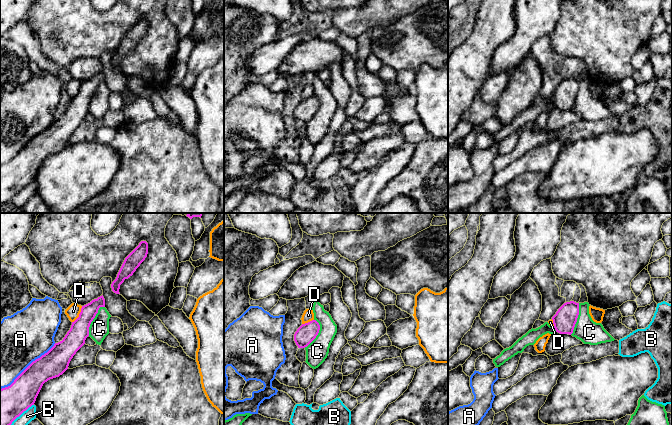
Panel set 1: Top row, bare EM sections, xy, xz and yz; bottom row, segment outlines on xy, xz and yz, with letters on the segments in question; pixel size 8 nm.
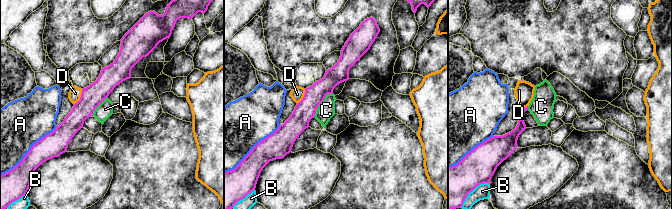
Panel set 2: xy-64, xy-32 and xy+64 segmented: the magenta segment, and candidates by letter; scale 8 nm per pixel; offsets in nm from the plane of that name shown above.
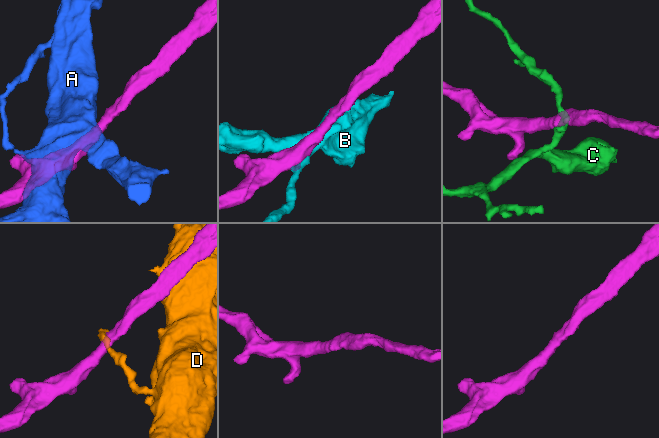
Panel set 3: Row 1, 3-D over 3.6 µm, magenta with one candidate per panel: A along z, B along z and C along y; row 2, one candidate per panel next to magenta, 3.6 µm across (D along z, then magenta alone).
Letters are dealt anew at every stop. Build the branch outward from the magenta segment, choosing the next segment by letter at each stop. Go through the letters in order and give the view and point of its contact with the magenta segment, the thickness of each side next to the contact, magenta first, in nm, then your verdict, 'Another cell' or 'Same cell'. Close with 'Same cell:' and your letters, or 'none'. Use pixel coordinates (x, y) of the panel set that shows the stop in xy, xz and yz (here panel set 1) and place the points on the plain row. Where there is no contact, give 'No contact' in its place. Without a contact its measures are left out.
A: Touches magenta at xy (27, 143). Thickness 240 nm (magenta) against 480 nm. Another cell
B: Touches magenta at xy (21, 189). Thickness 300 nm (magenta) against 100 nm. Another cell
C: Touches magenta at xy (93, 94). Thickness 160 nm (magenta) against 160 nm. Another cell
D: Touches magenta at xy (79, 90). Thickness 160 nm (magenta) against 110 nm. Another cell
Same cell: none

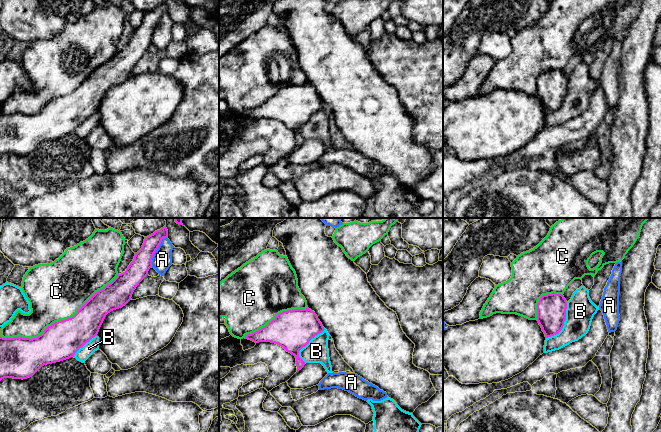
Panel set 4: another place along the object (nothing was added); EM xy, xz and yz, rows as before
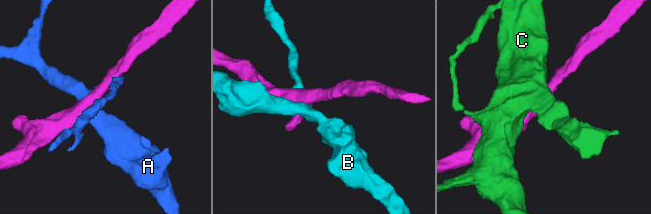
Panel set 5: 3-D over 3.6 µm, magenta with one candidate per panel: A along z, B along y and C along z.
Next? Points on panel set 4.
A: Touches magenta at xy (156, 25). Thickness 160 nm (magenta) against 160 nm. Another cell
B: Touches magenta at yz (563, 99). Thickness 240 nm (magenta) against 220 nm. Another cell
C: Touches magenta at xy (59, 97). Thickness 300 nm (magenta) against 460 nm. Another cell
Same cell: none

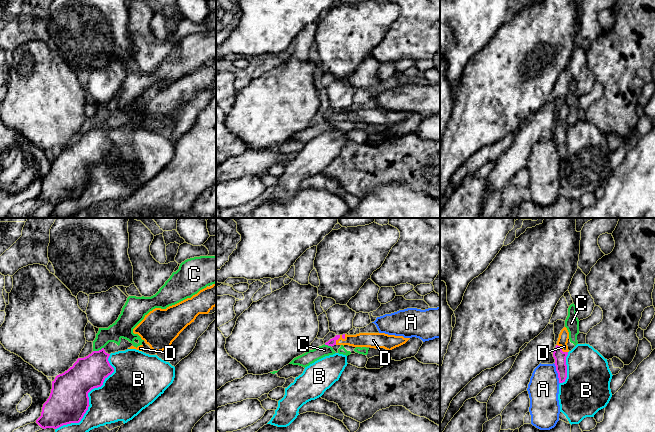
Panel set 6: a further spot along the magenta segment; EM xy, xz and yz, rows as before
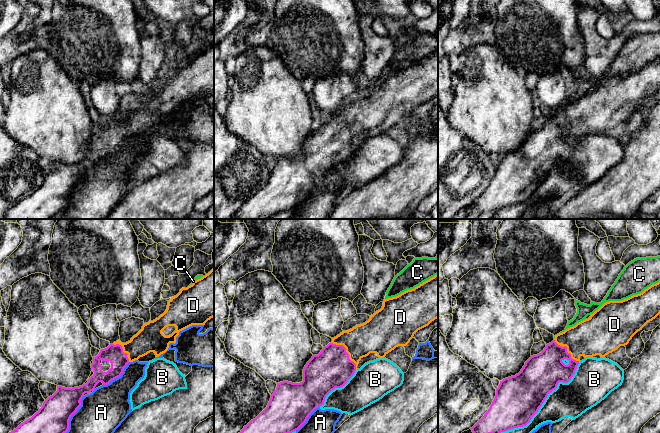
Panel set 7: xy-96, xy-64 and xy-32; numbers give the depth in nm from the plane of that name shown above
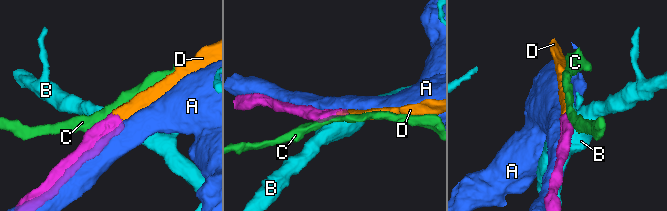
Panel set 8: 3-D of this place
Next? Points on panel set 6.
A: Touches magenta at yz (557, 148). Thickness 100 nm (magenta) against 260 nm. Another cell
B: Touches magenta at xy (103, 157). Thickness 260 nm (magenta) against 400 nm. Another cell
C: Touches magenta at xy (99, 126). Thickness 260 nm (magenta) against 150 nm. Another cell
D: Touches magenta at xz (339, 113). Thickness 60 nm (magenta) against 110 nm. Same cell
Same cell: D

